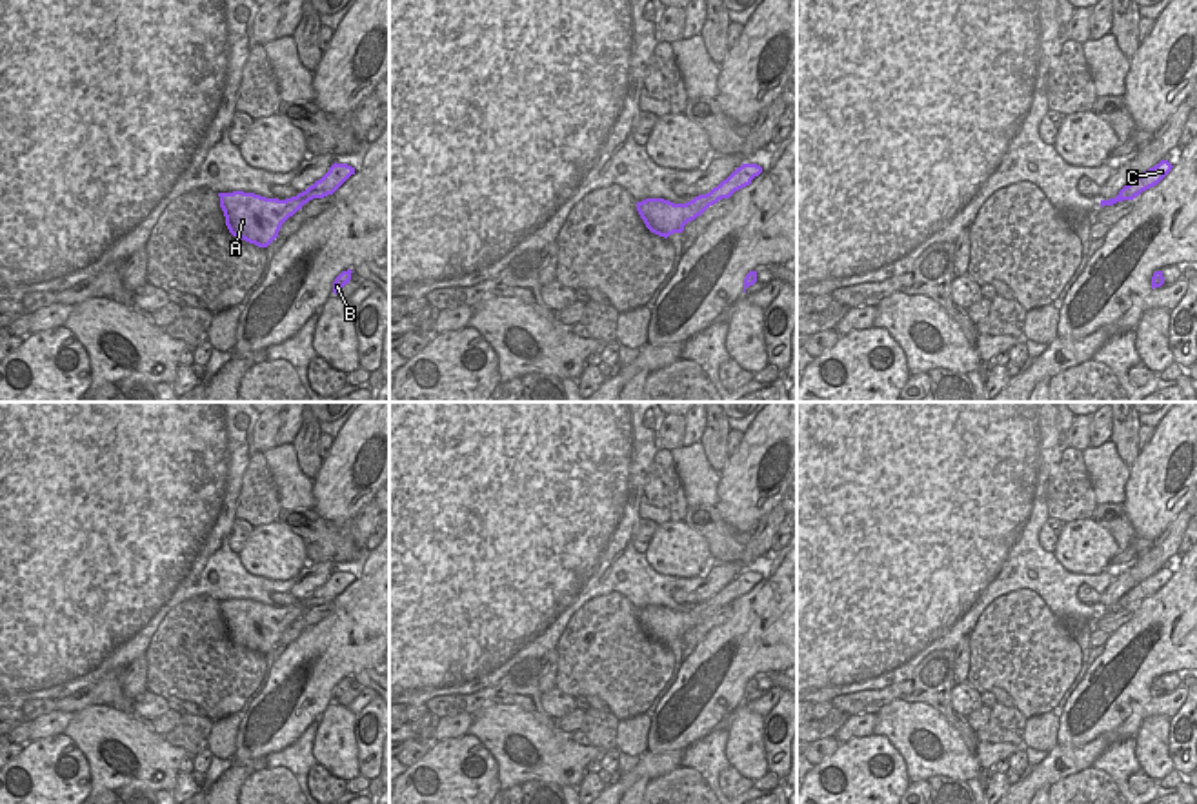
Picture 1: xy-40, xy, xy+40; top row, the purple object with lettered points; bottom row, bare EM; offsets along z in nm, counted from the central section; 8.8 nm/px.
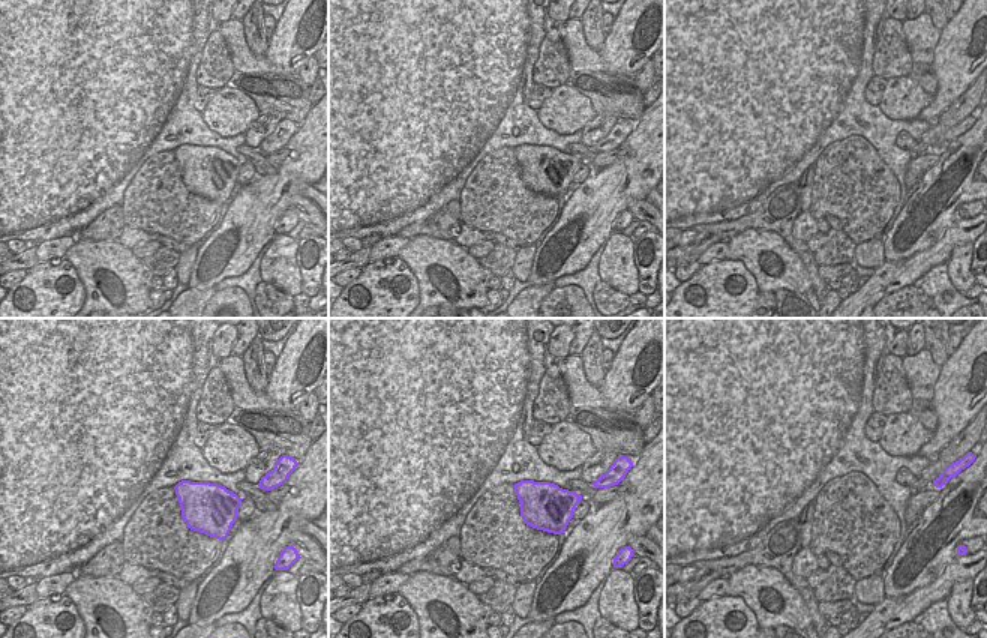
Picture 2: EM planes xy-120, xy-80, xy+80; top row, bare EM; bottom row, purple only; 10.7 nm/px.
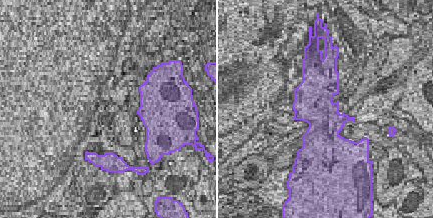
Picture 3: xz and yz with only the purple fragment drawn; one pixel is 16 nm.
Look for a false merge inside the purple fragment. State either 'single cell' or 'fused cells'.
single cell

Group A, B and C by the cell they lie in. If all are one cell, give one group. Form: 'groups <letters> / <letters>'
groups A B C

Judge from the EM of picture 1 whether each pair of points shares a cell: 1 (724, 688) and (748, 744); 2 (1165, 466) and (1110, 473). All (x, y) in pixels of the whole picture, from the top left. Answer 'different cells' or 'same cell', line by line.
1: different cells
2: different cells

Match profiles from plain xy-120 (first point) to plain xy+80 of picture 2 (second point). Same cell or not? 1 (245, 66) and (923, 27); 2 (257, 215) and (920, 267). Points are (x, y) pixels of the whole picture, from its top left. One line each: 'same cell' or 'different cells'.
1: same cell
2: different cells

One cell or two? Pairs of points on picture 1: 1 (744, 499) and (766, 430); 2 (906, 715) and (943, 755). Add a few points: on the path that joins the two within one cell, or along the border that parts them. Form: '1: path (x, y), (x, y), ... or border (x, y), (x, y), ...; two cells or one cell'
1: path (750, 482), (750, 466), (764, 446); one cell
2: path (914, 726), (937, 748); one cell

